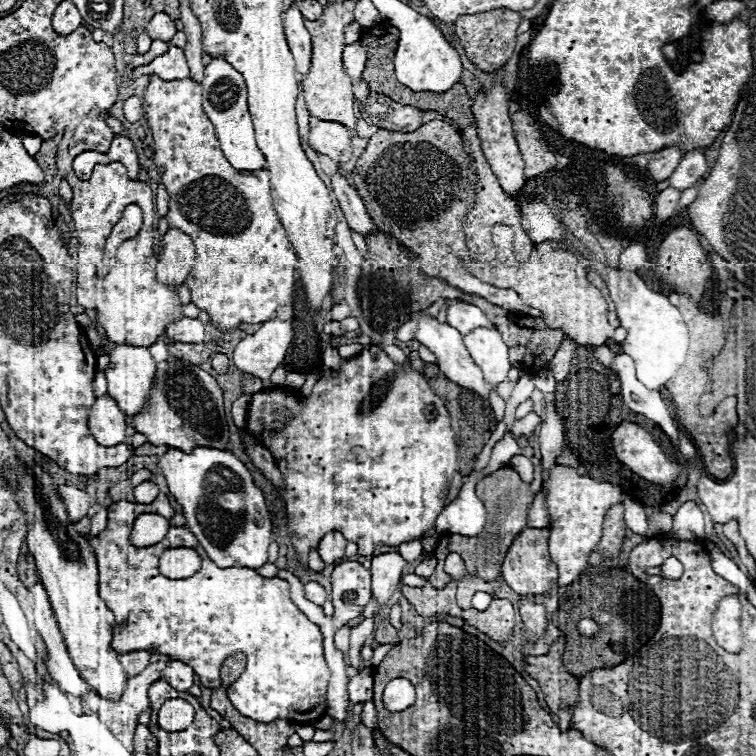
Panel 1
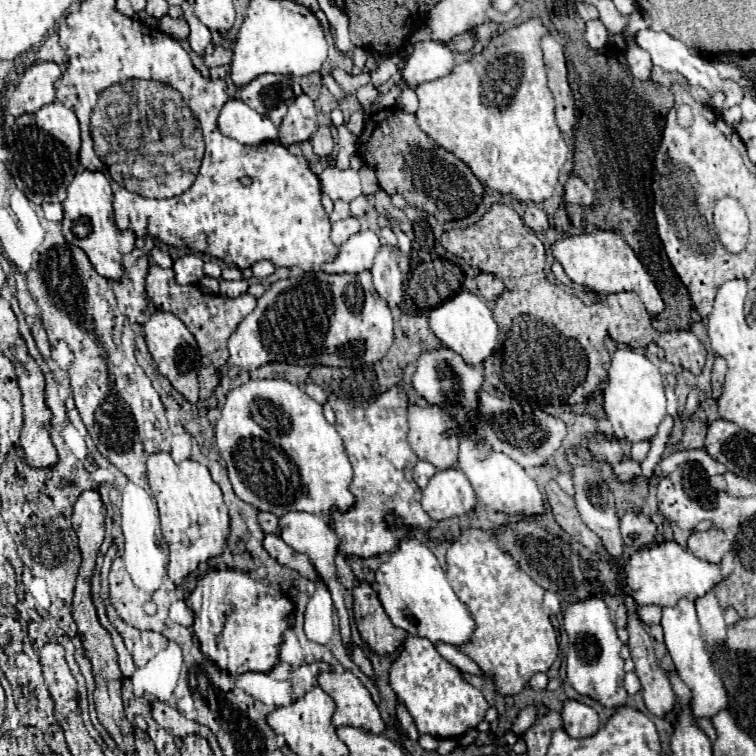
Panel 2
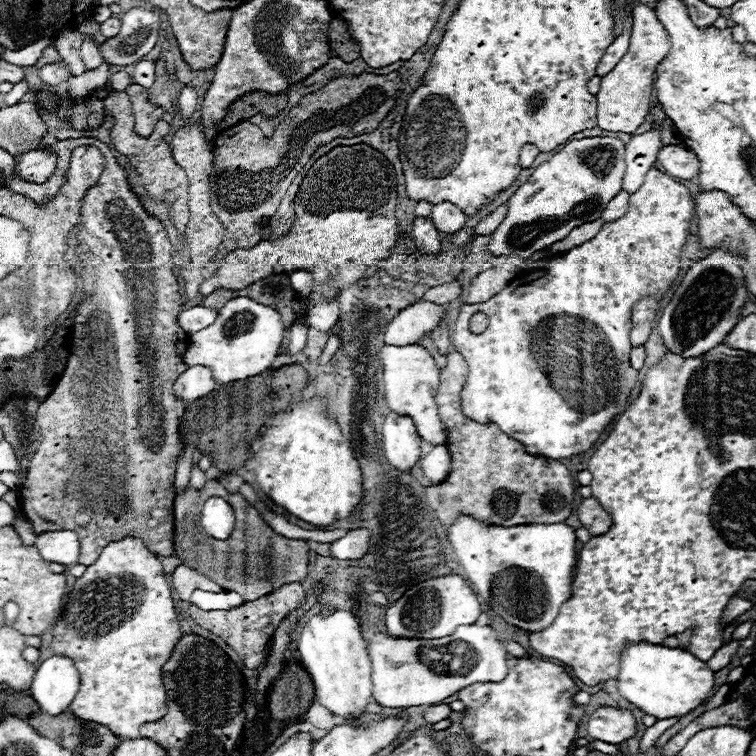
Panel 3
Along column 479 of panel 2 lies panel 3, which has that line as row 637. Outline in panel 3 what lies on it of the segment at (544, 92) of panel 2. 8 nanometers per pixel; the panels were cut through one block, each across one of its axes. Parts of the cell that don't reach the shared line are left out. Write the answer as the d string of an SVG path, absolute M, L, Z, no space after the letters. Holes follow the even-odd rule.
M124 538L104 546L86 574L74 582L66 608L54 626L56 634L50 644L54 654L64 654L74 660L80 674L78 694L69 706L70 712L82 720L98 722L120 738L138 738L138 728L144 722L156 722L166 712L166 690L162 684L162 666L180 640L180 624L166 582L162 564L140 538Z

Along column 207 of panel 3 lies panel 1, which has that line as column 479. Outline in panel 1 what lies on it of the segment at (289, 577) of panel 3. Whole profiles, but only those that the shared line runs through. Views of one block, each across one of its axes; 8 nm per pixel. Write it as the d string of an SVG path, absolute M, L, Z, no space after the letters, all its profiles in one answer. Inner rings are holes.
M508 466L492 472L490 476L486 476L484 480L478 482L476 486L476 496L482 500L484 508L486 508L486 526L480 534L476 536L460 536L460 534L448 534L442 536L438 548L434 550L434 556L438 560L434 574L428 578L428 582L434 588L444 588L446 586L446 572L442 570L444 562L442 558L446 558L446 554L458 552L462 556L462 560L466 562L466 570L474 576L480 576L482 580L496 580L500 576L500 566L504 562L504 556L512 544L512 540L526 528L526 516L528 516L528 508L534 500L534 494L530 492L530 484L522 482L522 478Z

